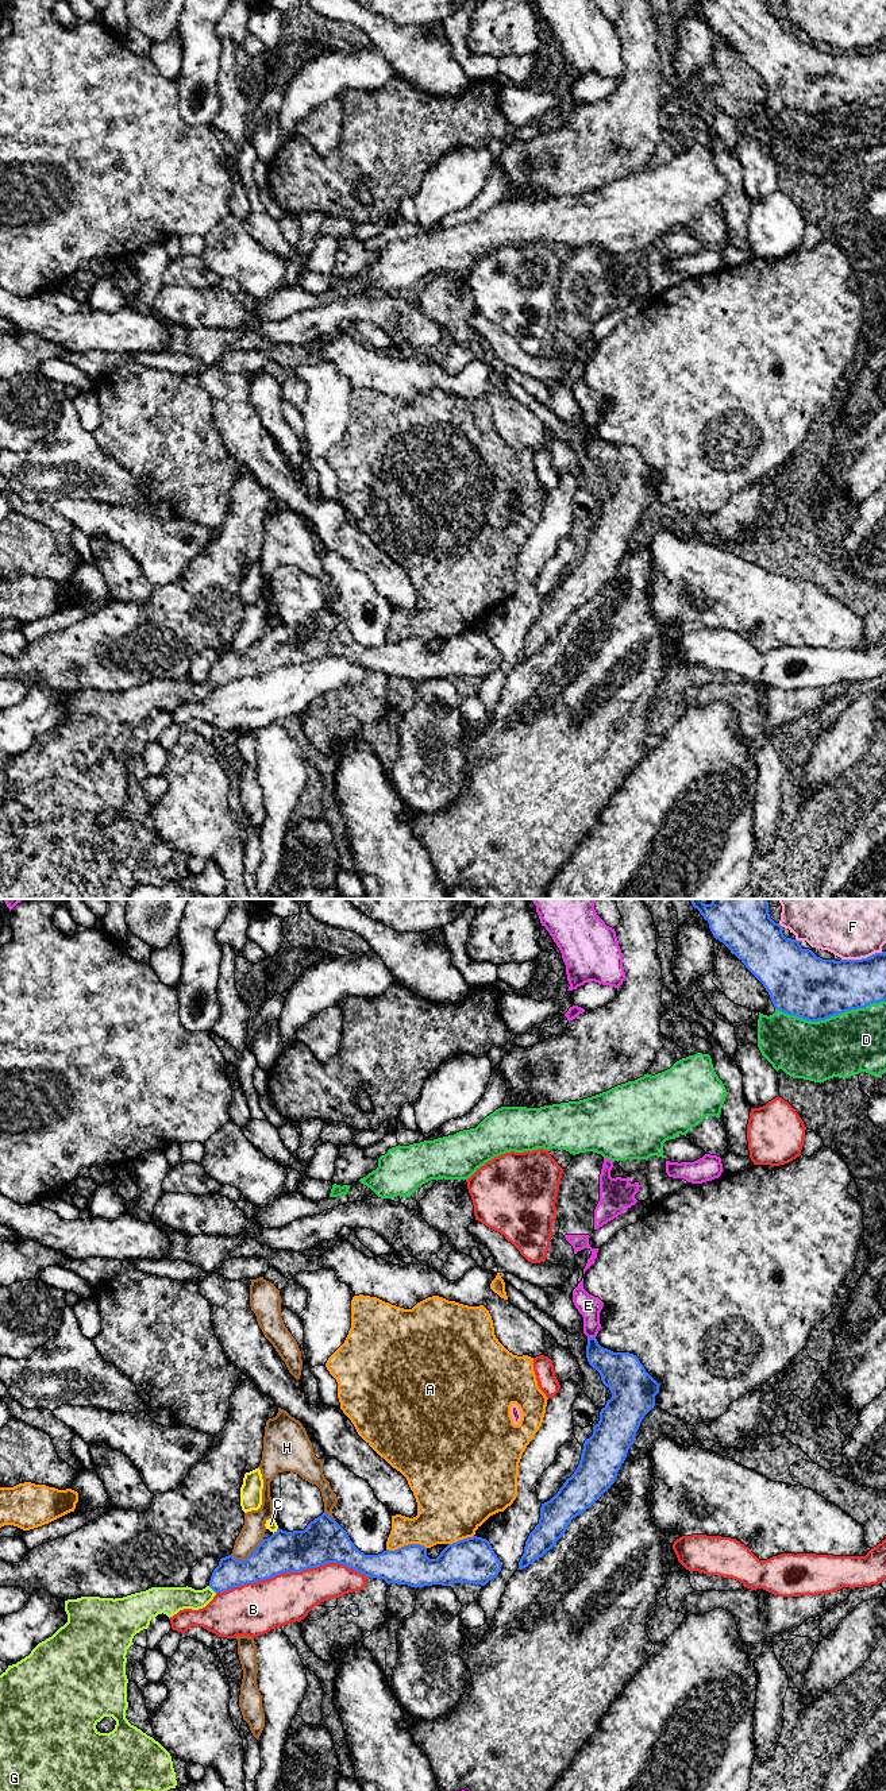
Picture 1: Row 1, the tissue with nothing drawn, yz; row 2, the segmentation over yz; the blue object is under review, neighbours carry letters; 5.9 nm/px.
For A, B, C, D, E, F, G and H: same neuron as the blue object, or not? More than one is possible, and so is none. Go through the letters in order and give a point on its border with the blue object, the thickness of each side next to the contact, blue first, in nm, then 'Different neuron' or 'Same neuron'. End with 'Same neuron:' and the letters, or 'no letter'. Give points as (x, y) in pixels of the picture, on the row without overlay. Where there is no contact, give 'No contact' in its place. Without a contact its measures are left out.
A: Touches blue at yz (405, 639). Thickness 240 nm (blue) against 280 nm. Different neuron
B: Touches blue at yz (292, 664). Thickness 260 nm (blue) against 300 nm. Different neuron
C: Touches blue at yz (277, 624). Thickness 240 nm (blue) against 70 nm. Different neuron
D: Touches blue at yz (829, 109). Thickness 380 nm (blue) against 360 nm. Different neuron
E: Touches blue at yz (592, 431). Thickness 220 nm (blue) against 140 nm. Different neuron
F: Touches blue at yz (862, 51). Thickness 320 nm (blue) against 320 nm. Different neuron
G: Touches blue at yz (212, 682). Thickness 170 nm (blue) against 160 nm. Same neuron
H: Touches blue at yz (249, 649). Thickness 240 nm (blue) against 140 nm. Different neuron
Same neuron: G

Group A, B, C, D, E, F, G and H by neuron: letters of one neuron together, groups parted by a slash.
A / B / C / D / E / F / G / H

